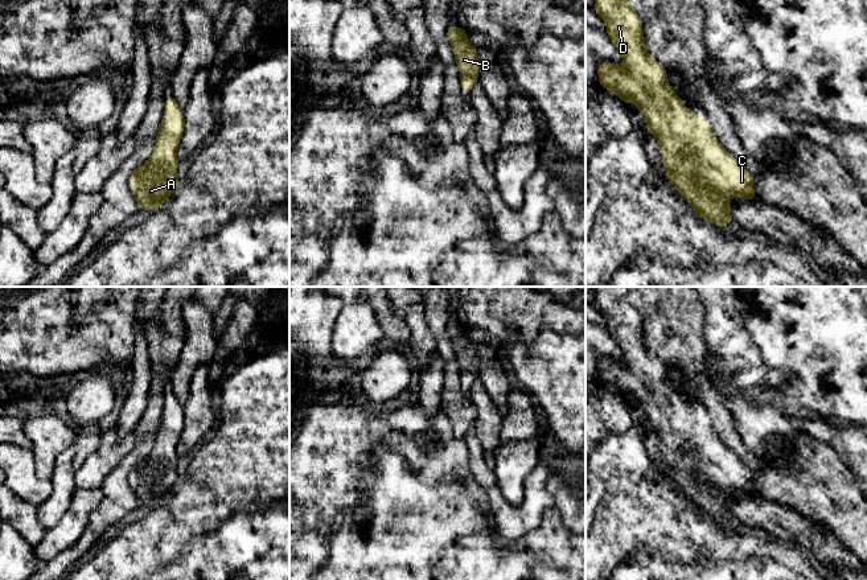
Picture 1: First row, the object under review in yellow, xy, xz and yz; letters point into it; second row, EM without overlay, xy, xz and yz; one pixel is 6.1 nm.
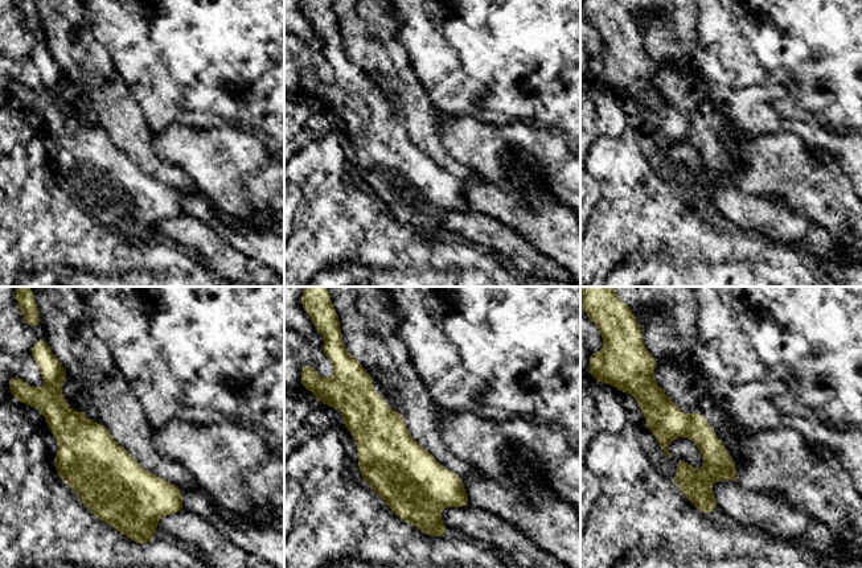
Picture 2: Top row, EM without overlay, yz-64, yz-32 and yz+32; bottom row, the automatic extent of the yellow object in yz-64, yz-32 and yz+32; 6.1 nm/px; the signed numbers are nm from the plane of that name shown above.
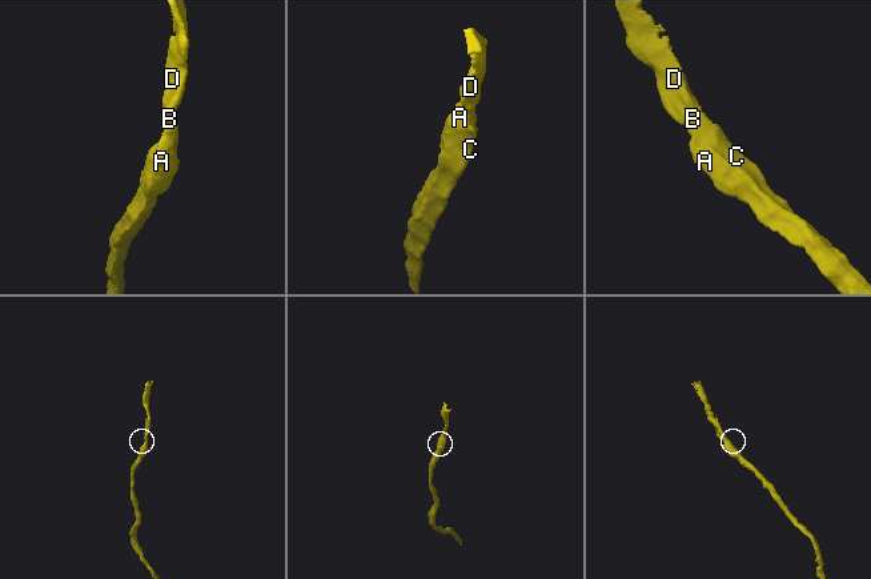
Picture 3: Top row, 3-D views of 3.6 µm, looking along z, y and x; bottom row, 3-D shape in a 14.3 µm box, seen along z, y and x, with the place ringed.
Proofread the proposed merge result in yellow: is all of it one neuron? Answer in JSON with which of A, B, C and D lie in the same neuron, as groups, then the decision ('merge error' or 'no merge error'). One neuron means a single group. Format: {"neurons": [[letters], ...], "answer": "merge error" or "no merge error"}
{"neurons": [["A", "B", "C", "D"]], "answer": "no merge error"}

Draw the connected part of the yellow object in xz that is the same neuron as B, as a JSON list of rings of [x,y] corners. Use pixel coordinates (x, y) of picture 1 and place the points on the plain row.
[[[449,321],[447,334],[455,349],[455,359],[460,366],[461,387],[471,388],[471,384],[478,378],[477,345],[469,340],[464,324]]]

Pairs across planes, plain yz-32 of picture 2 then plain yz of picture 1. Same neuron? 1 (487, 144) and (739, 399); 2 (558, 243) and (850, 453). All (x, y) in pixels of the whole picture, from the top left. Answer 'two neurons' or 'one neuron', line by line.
1: one neuron
2: two neurons

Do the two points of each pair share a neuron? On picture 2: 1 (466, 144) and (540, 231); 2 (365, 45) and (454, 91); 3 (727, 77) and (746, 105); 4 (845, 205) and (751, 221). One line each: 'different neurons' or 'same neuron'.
1: different neurons
2: different neurons
3: same neuron
4: different neurons

